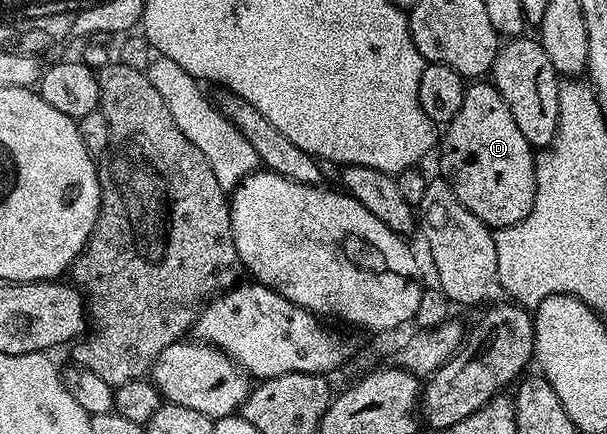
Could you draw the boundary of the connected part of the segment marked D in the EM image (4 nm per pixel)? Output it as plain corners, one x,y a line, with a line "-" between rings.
490,82
465,87
462,107
443,129
438,149
441,170
458,201
492,230
522,222
534,206
536,156
510,114
510,106

